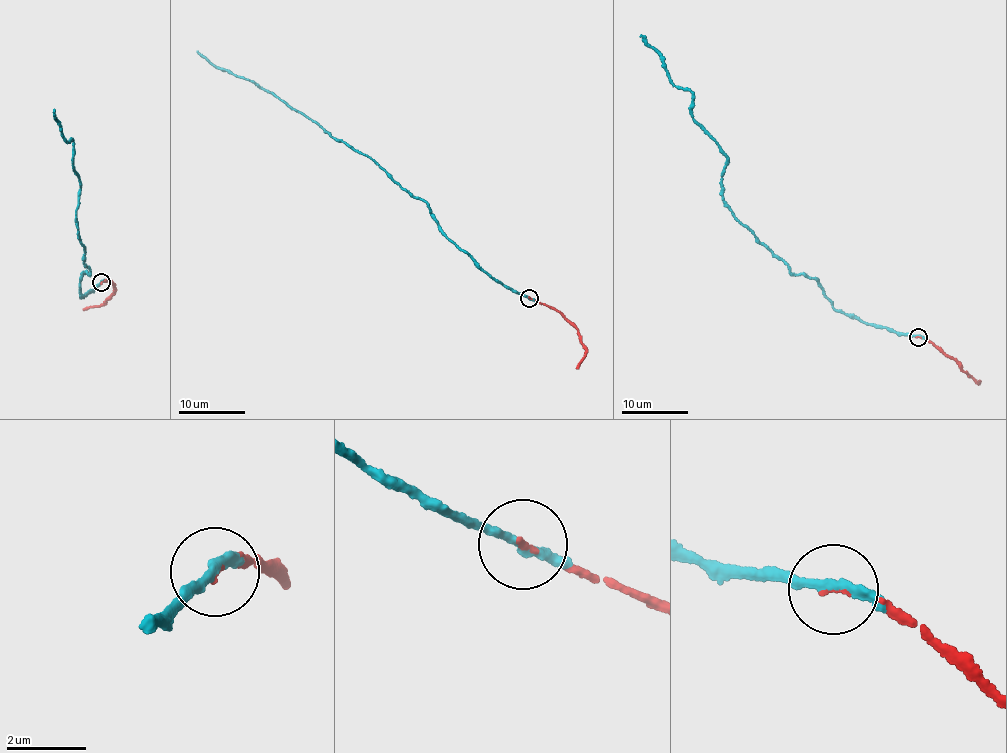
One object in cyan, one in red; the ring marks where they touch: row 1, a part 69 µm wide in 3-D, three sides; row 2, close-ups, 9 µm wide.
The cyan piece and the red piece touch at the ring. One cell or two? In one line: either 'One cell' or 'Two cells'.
One cell

